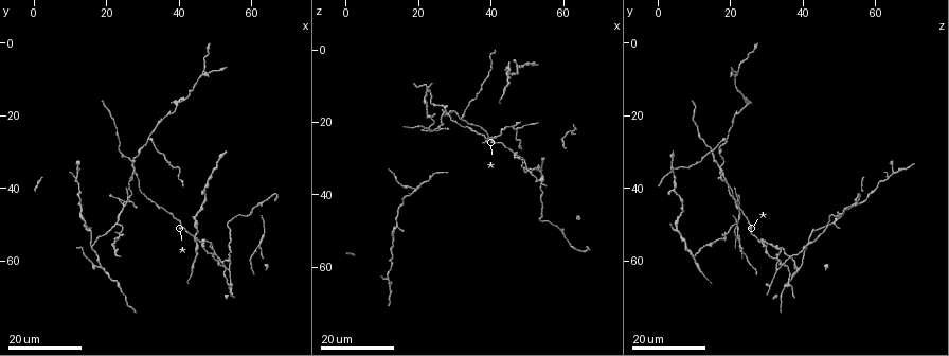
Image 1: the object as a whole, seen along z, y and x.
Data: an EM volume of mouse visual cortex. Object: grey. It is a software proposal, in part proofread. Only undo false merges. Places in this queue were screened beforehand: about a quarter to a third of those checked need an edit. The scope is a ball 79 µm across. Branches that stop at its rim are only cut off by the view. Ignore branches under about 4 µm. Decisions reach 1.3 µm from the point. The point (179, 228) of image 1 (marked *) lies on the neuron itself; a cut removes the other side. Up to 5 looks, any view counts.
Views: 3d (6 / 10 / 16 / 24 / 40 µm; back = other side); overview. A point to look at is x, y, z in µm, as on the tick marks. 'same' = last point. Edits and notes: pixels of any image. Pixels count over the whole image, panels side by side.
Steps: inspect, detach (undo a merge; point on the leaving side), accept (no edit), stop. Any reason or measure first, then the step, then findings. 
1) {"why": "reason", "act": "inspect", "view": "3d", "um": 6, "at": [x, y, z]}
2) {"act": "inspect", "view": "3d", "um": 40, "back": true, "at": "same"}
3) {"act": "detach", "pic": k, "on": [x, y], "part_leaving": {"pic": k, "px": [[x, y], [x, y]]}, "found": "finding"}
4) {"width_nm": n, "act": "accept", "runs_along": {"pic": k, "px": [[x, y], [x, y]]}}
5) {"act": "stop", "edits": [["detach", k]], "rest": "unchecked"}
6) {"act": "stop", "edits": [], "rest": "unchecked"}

{"why": "four-way junction", "act": "inspect", "view": "3d", "um": 16, "at": [28.0, 35.0, 17.0]}

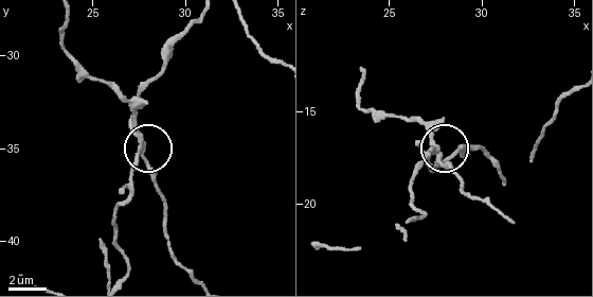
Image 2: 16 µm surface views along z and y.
{"act": "inspect", "view": "3d", "um": 6, "at": [27.5, 34.9, 17.2]}

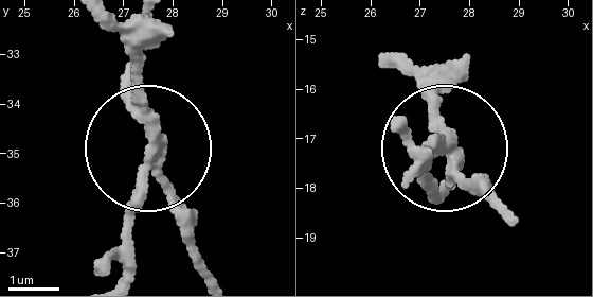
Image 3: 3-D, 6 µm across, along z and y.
{"side_arm_um": 82, "arms": 4, "act": "detach", "pic": 3, "on": [424, 187], "found": "a second neuron is stuck on"}

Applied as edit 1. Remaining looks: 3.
{"why": "redraw", "act": "inspect", "view": "overview"}

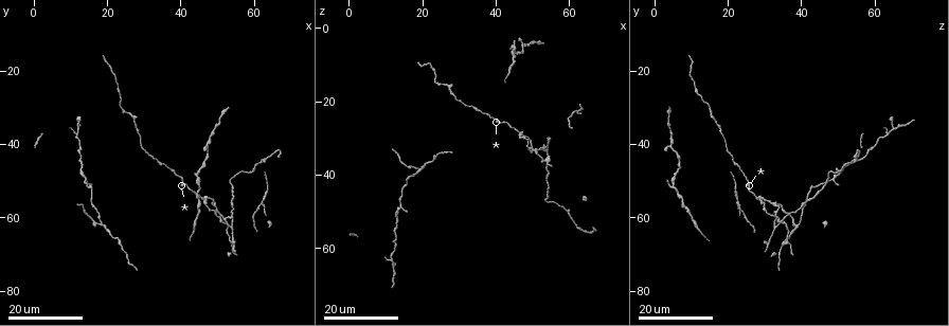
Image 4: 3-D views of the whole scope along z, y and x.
{"act": "inspect", "view": "3d", "um": 16, "at": [12.0, 42.5, 58.0]}

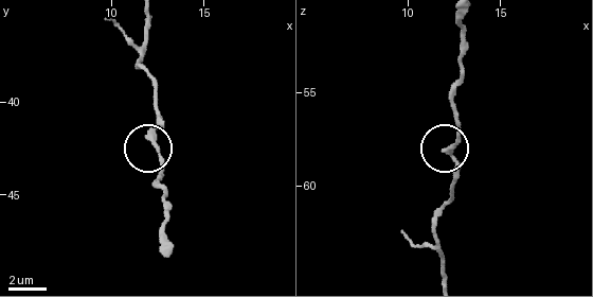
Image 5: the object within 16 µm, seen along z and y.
{"act": "inspect", "view": "3d", "um": 6, "at": [12.2, 41.9, 58.2]}

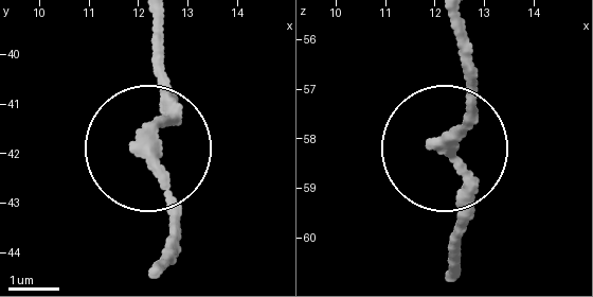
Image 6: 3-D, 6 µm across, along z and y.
{"act": "accept", "runs_along": {"pic": 6, "px": [[455, 23], [468, 112], [447, 145], [455, 260]]}, "found": "continuous, no second neuron"}

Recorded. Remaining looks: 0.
{"act": "stop", "edits": [["detach", 3]], "rest": "unchecked"}

